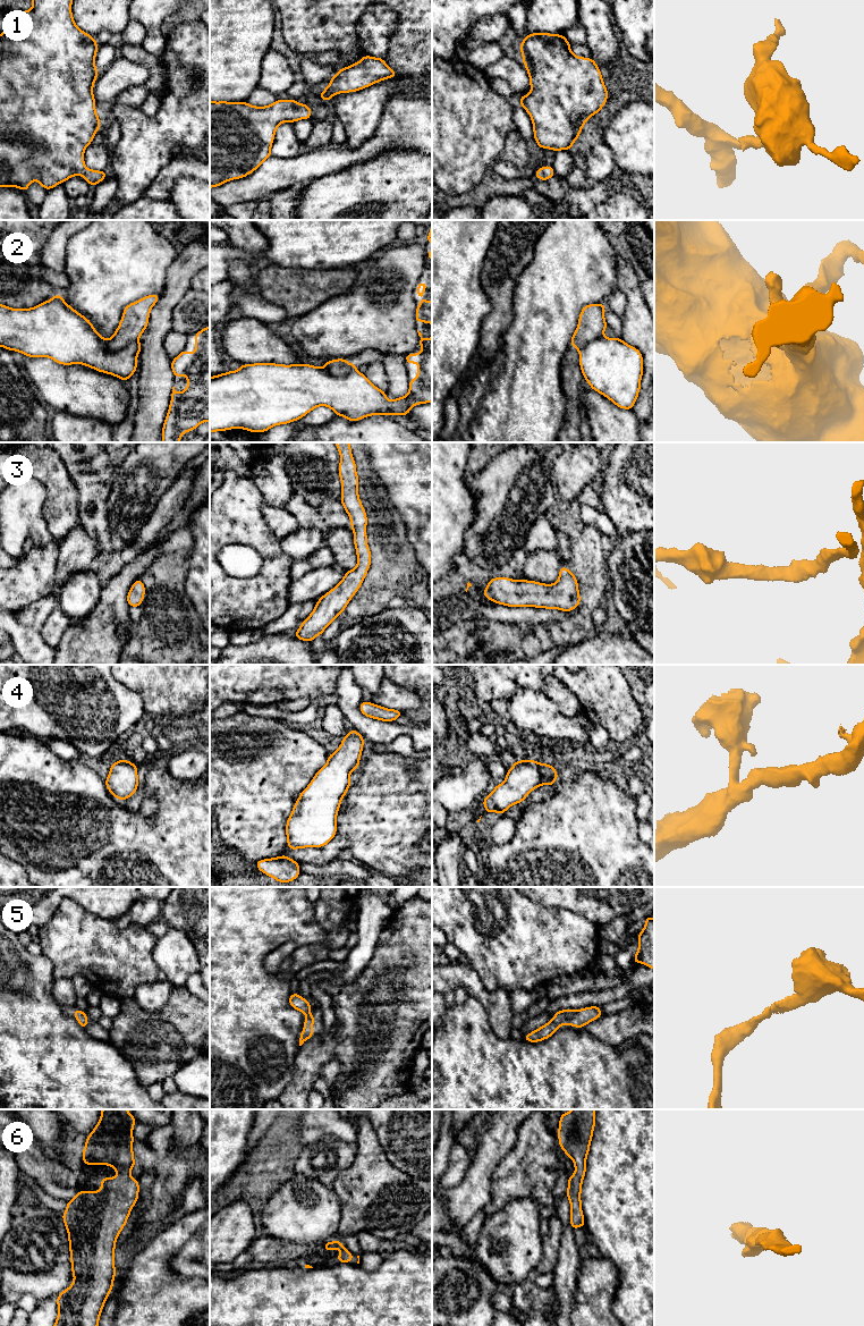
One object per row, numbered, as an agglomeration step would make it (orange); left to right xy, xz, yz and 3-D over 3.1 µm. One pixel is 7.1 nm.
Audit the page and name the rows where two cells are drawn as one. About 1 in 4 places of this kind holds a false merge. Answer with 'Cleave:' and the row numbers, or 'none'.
Cleave: 2

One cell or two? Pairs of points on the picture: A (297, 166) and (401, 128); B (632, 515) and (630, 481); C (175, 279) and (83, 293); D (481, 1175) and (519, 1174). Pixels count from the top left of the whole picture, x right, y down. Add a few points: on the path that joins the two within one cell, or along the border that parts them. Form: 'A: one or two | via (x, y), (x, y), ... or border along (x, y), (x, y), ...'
A: one | via (323, 161), (354, 157), (375, 145)
B: one | via (632, 507), (632, 489)
C: two | border along (176, 255), (167, 270), (164, 290), (160, 297)
D: two | border along (508, 1154), (492, 1175), (491, 1199), (489, 1201)

